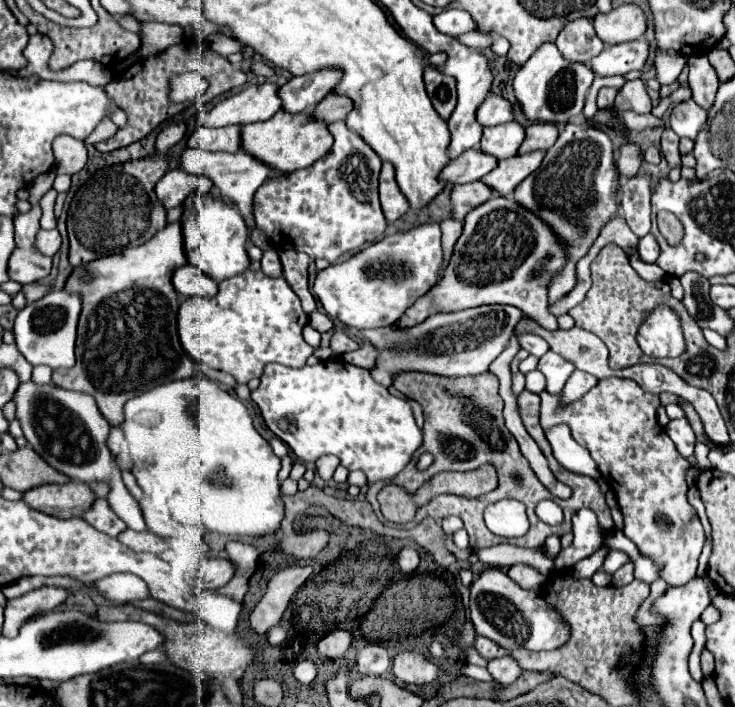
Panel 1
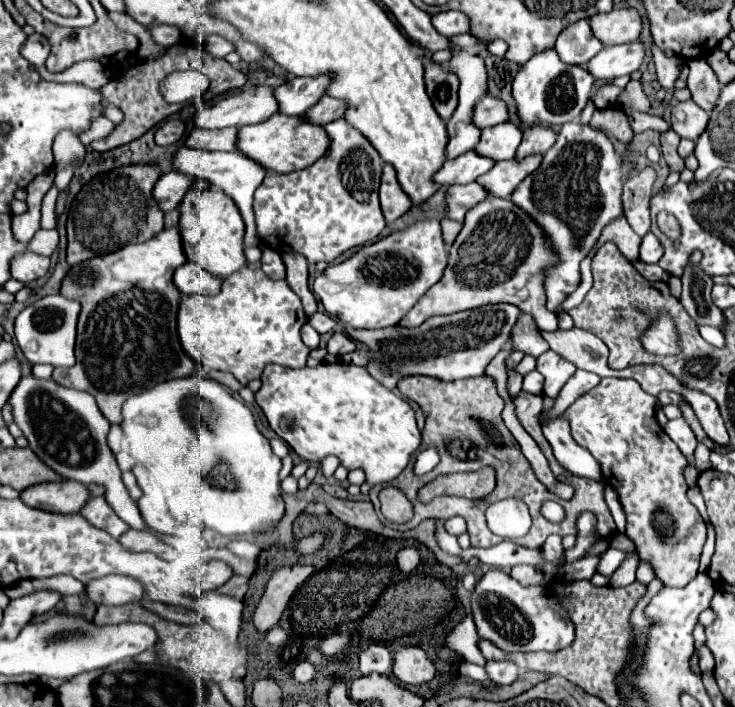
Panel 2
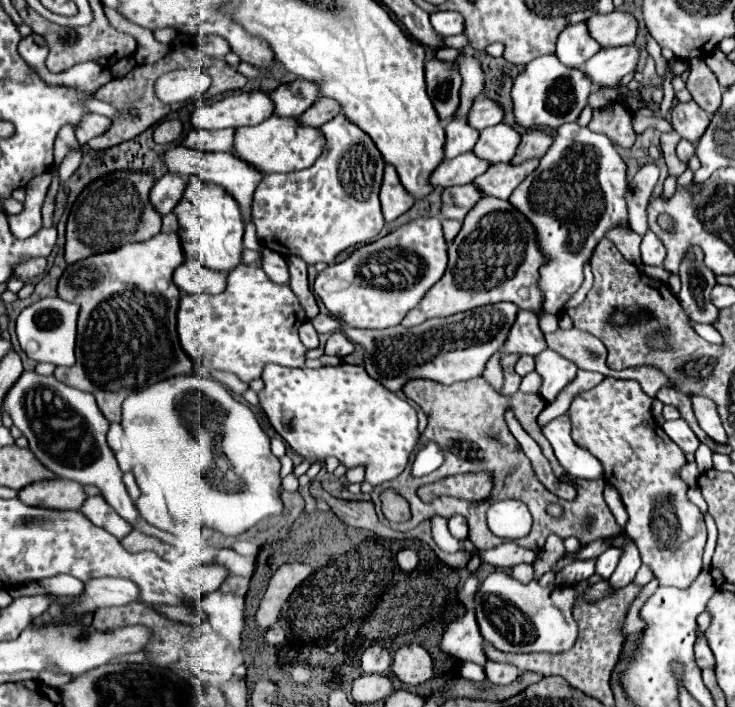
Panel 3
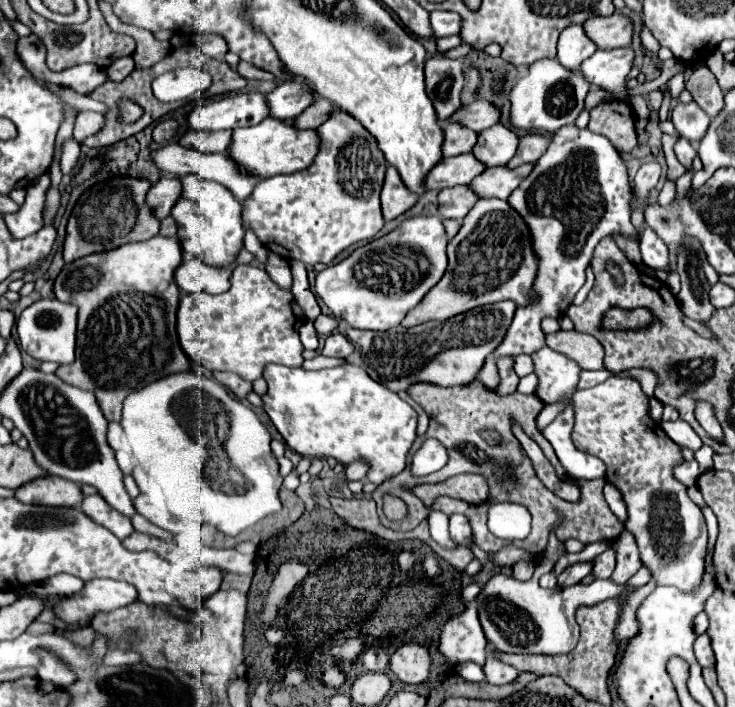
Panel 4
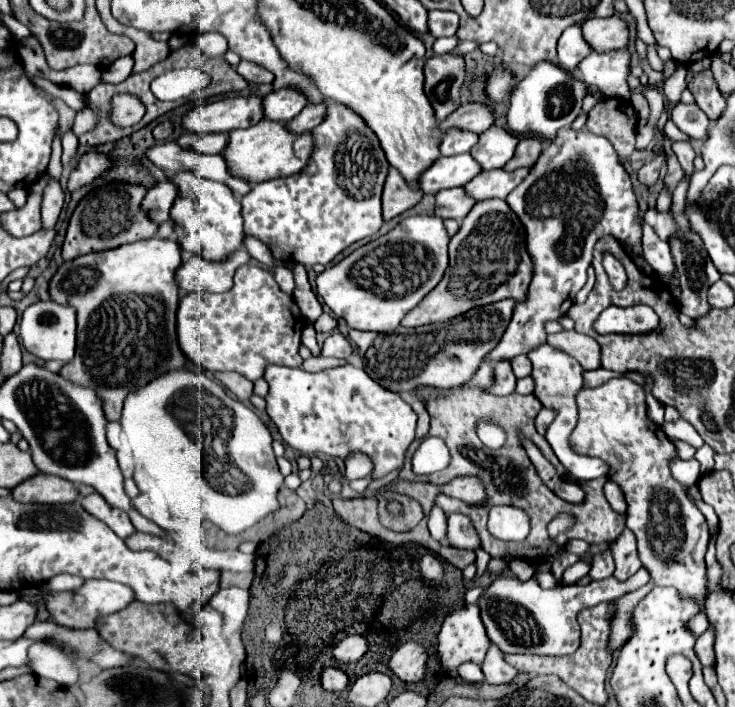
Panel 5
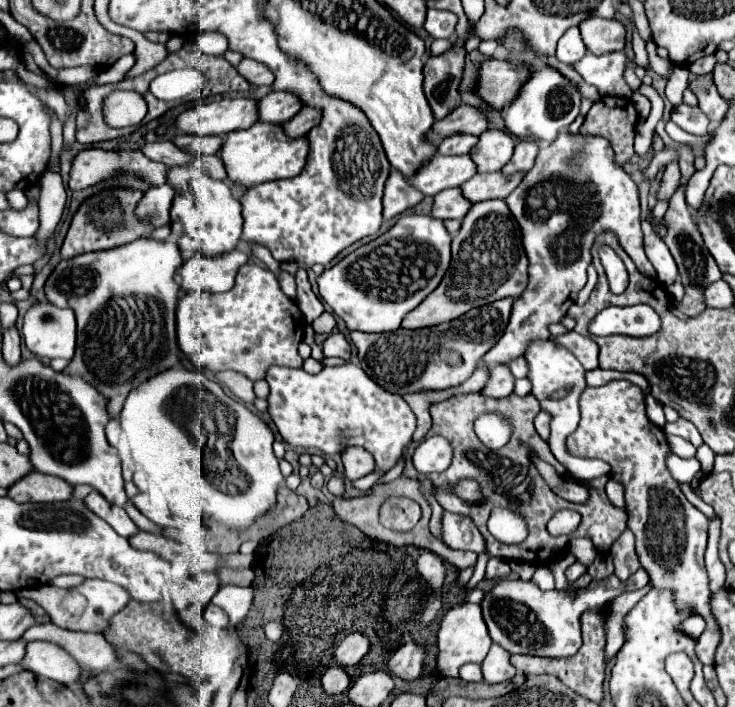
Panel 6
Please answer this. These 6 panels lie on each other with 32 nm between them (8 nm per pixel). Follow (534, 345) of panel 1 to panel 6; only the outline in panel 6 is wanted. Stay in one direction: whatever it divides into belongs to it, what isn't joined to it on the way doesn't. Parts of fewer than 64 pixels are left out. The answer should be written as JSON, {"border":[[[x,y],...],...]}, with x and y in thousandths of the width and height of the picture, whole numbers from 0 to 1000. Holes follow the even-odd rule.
{"border":[[[765,184],[751,204],[735,207],[727,238],[688,280],[688,289],[710,325],[713,354],[721,371],[718,405],[699,424],[697,447],[680,484],[656,504],[659,518],[694,515],[713,501],[718,481],[748,475],[746,461],[770,447],[797,402],[797,379],[805,368],[803,348],[808,334],[819,325],[838,328],[841,337],[849,339],[849,354],[865,373],[868,385],[893,393],[873,342],[876,331],[871,322],[868,263],[835,232],[833,209],[822,195],[795,190],[778,192]]]}

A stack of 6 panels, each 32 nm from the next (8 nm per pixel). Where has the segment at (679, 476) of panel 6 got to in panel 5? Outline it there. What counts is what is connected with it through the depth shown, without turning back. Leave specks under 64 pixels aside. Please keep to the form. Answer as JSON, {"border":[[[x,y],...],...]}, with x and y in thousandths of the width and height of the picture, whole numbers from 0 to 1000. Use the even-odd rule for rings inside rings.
{"border":[[[914,648],[912,651],[912,665],[914,673],[928,685],[928,687],[941,687],[950,682],[952,676],[952,656],[947,648],[941,651],[925,651],[925,648]]]}

